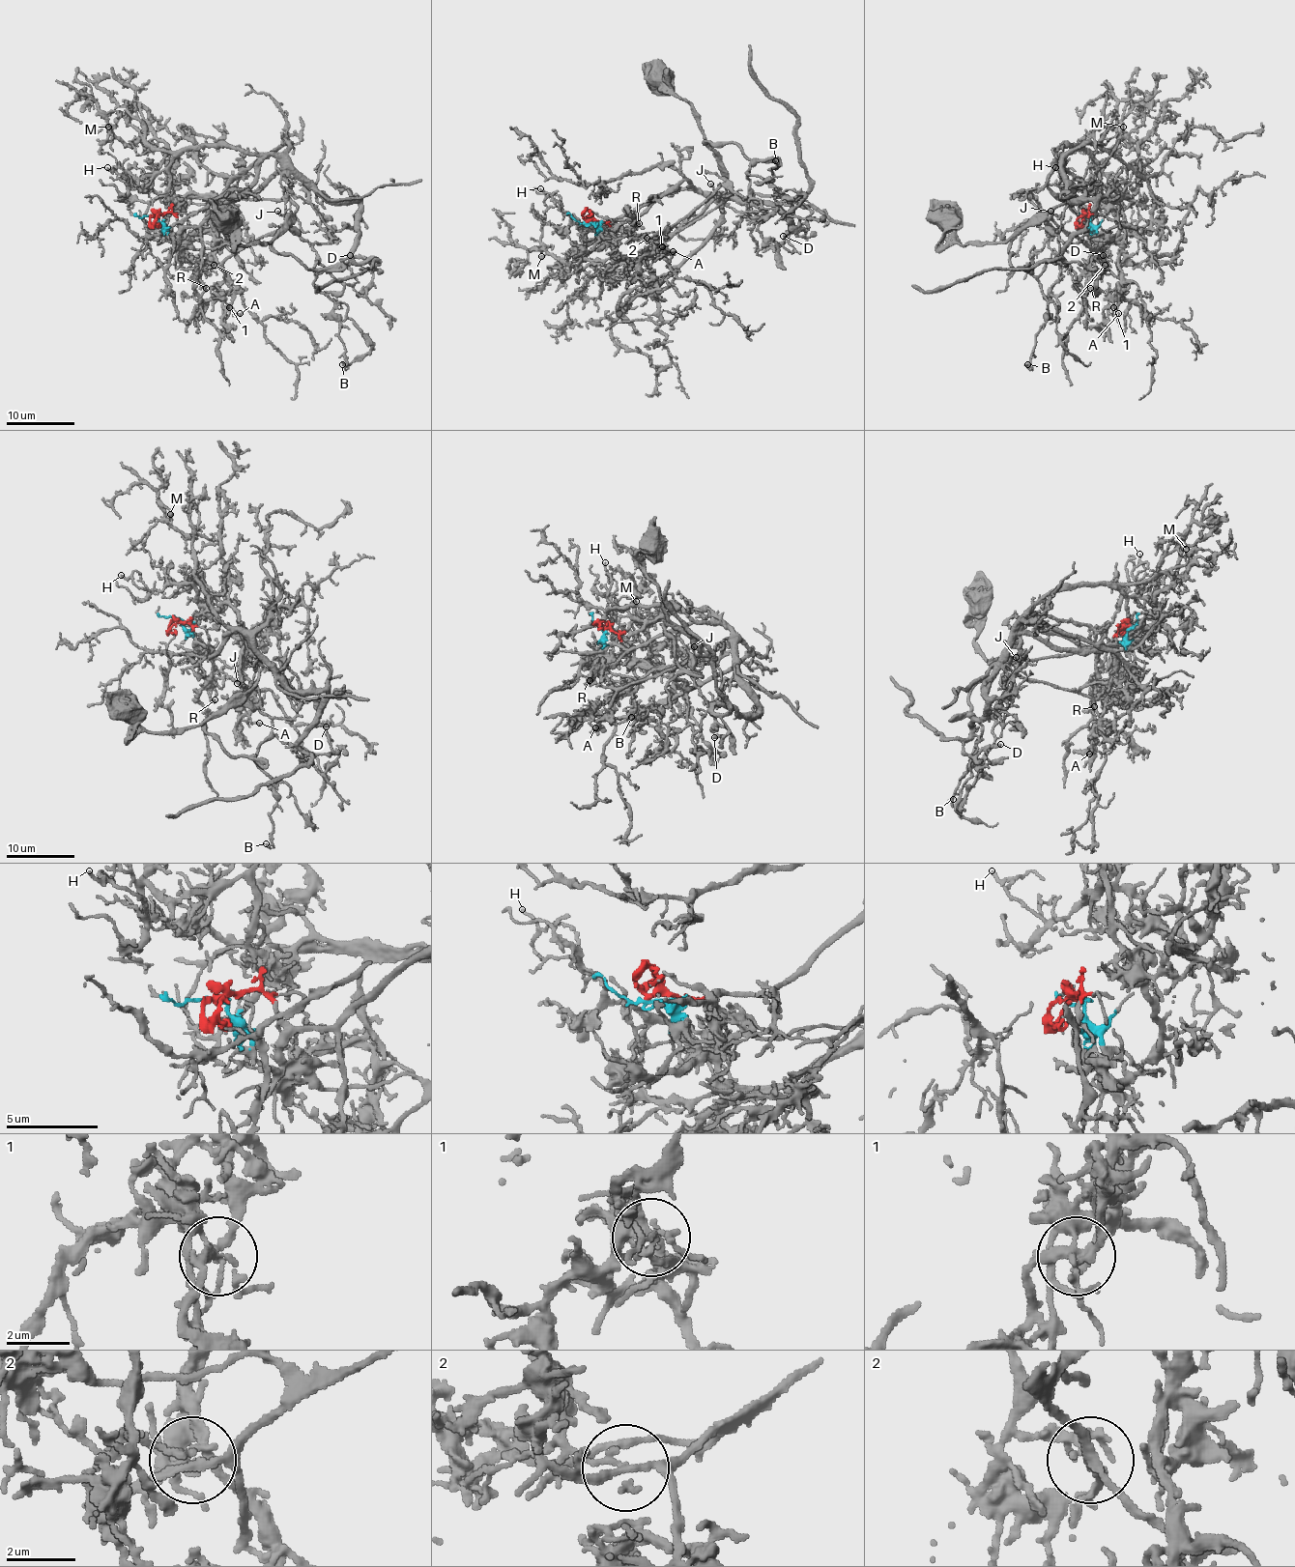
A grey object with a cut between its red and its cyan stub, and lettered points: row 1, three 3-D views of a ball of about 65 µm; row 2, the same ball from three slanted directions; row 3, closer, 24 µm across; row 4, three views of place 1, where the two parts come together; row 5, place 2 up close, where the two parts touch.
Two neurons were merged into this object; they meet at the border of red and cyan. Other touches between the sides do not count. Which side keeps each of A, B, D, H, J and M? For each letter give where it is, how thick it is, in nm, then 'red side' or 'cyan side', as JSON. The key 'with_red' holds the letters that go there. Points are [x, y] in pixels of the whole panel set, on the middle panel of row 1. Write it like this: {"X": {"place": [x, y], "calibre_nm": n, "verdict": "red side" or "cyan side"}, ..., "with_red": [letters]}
{"A": {"place": [673, 251], "calibre_nm": 150, "verdict": "cyan side"}, "B": {"place": [775, 160], "calibre_nm": 160, "verdict": "cyan side"}, "D": {"place": [783, 236], "calibre_nm": 200, "verdict": "red side"}, "H": {"place": [540, 188], "calibre_nm": 160, "verdict": "red side"}, "J": {"place": [710, 184], "calibre_nm": 170, "verdict": "red side"}, "M": {"place": [541, 256], "calibre_nm": 190, "verdict": "red side"}, "with_red": ["D", "H", "J", "M"]}

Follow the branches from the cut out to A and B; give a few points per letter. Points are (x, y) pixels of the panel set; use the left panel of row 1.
A: (155, 214), (172, 241), (196, 249), (223, 244), (232, 247), (223, 267), (219, 292), (234, 313), (241, 313)
B: (155, 214), (172, 241), (245, 247), (272, 236), (292, 203), (316, 289), (333, 302), (342, 364)

